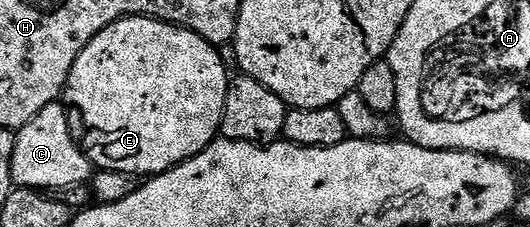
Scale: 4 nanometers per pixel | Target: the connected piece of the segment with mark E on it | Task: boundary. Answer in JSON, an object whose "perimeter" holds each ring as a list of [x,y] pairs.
{"perimeter":[[[137,16],[134,18],[123,18],[114,24],[110,24],[74,60],[74,68],[70,68],[70,76],[64,85],[62,95],[63,101],[67,103],[73,111],[80,113],[80,118],[84,121],[84,126],[88,131],[82,134],[82,149],[92,162],[96,170],[109,170],[110,172],[122,172],[129,176],[144,174],[143,176],[155,176],[165,174],[167,170],[173,170],[183,162],[188,162],[194,156],[198,156],[212,142],[217,141],[220,134],[220,125],[224,115],[224,105],[226,104],[226,92],[230,81],[230,73],[224,67],[224,62],[220,59],[221,51],[212,46],[202,36],[198,36],[192,30],[186,30],[182,26],[173,26],[170,22],[160,22],[157,18],[145,18]]]}

